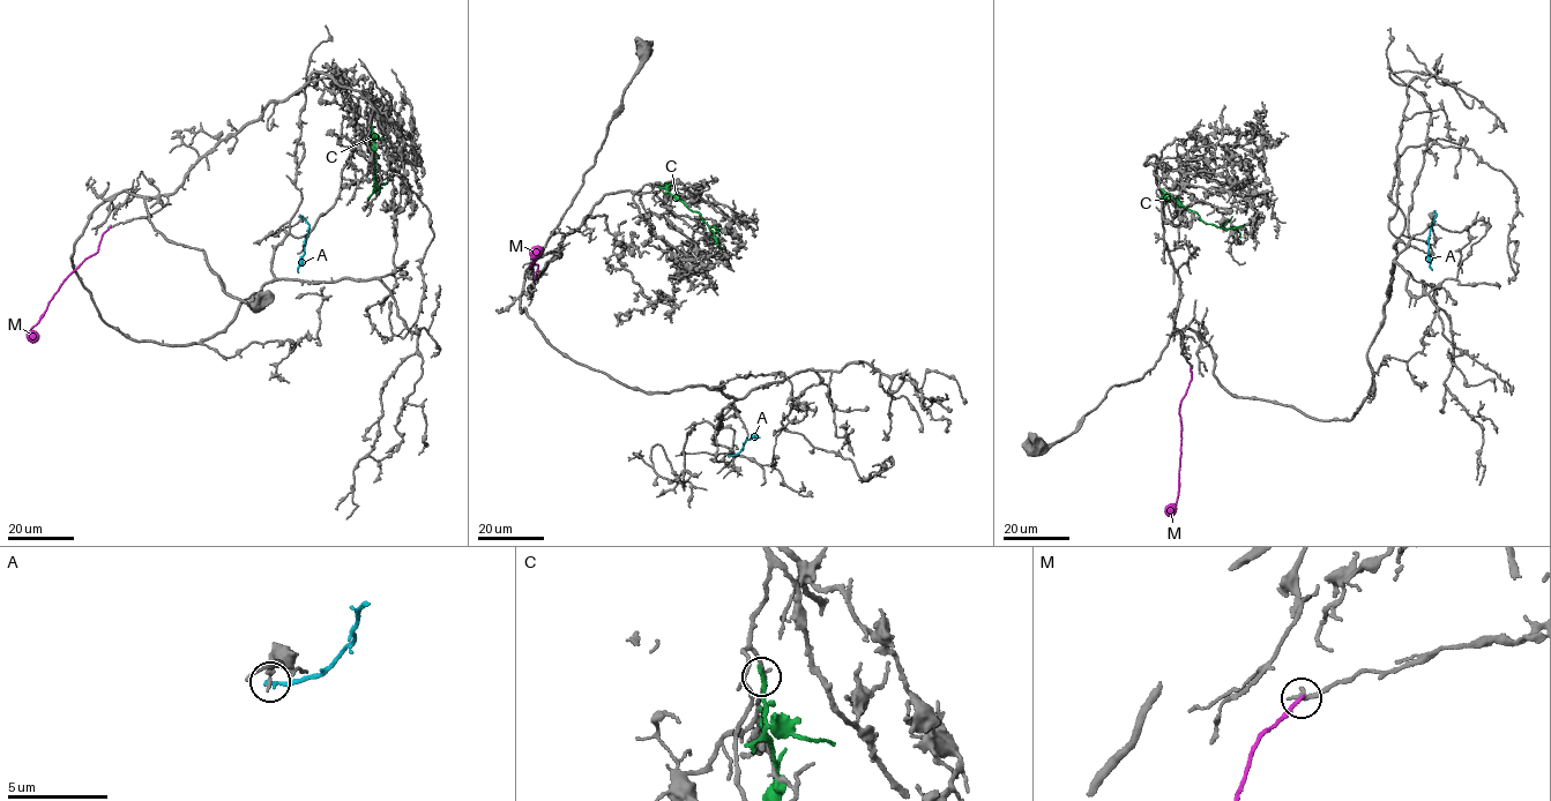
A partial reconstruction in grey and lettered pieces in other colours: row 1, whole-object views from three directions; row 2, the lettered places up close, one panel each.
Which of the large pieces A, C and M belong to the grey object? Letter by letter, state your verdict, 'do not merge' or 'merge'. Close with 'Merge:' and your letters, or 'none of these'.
A: do not merge
C: do not merge
M: do not merge
Merge: none of these

